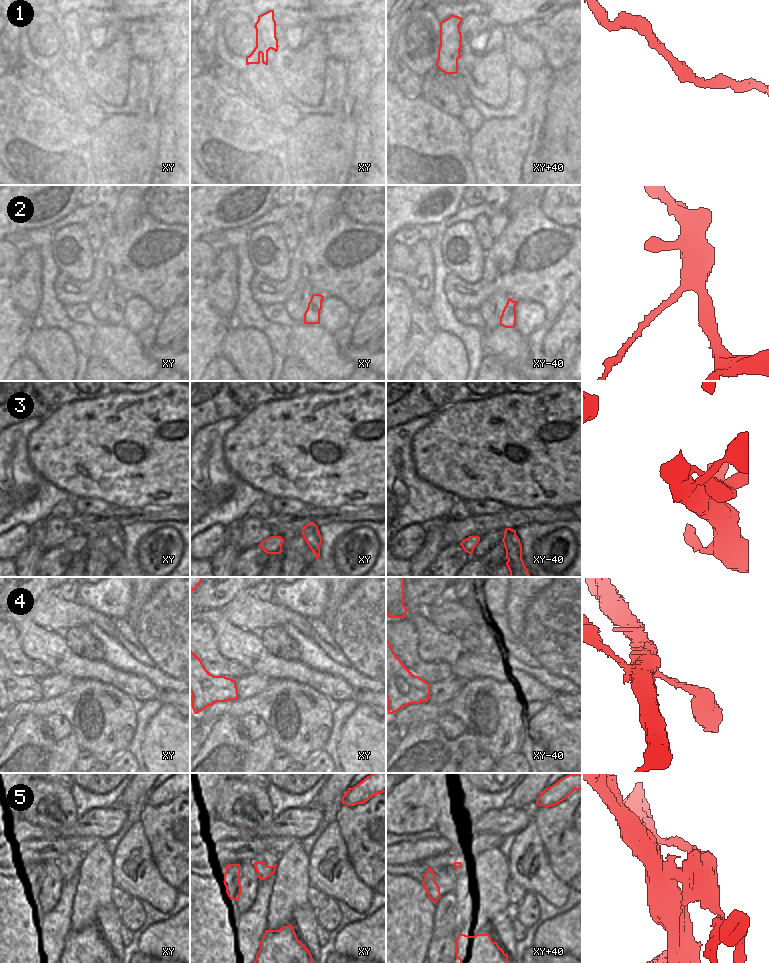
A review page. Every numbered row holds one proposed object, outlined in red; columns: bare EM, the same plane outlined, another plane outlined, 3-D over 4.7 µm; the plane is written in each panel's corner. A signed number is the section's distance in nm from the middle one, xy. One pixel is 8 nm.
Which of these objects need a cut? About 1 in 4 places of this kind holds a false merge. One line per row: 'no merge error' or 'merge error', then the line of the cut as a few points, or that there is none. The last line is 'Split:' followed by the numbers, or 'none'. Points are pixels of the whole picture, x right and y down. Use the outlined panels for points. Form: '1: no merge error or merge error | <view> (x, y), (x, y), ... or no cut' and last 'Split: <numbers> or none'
1: no merge error | no cut
2: merge error | xy (318, 302), (316, 301), (307, 310)
3: no merge error | no cut
4: no merge error | no cut
5: merge error | xy (240, 884), (235, 899)
Split: 2, 5

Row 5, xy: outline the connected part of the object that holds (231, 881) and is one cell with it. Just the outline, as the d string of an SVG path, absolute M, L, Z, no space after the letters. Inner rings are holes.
M228 864L224 873L226 893L231 900L236 900L240 887L240 864Z

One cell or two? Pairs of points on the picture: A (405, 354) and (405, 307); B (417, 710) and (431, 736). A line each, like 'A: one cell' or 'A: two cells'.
A: one cell
B: two cells

